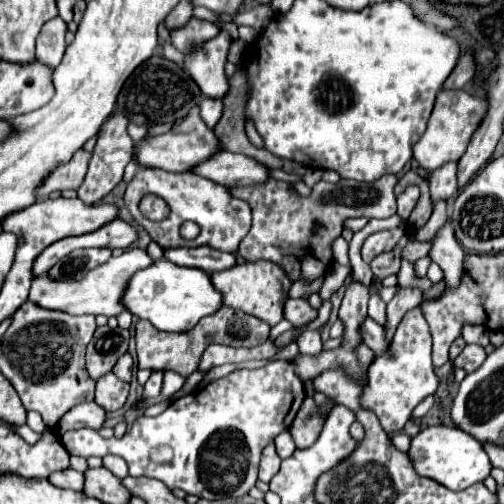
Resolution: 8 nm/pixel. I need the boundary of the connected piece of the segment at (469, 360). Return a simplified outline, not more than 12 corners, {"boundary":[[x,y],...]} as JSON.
{"boundary":[[467,345],[453,367],[473,373],[485,361],[485,349]]}

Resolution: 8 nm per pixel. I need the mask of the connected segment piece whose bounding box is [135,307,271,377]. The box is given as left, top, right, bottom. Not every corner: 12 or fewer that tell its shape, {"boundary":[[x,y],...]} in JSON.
{"boundary":[[221,307],[189,333],[137,321],[139,369],[189,377],[207,345],[255,347],[271,327]]}

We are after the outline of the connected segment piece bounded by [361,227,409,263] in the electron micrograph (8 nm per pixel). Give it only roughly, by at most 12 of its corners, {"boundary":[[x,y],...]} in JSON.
{"boundary":[[395,227],[369,235],[361,257],[371,263],[377,255],[393,251],[409,227]]}

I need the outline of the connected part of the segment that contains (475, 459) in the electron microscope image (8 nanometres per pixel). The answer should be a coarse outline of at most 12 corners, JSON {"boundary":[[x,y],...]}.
{"boundary":[[433,425],[411,439],[417,475],[451,491],[483,481],[491,461],[457,427]]}

